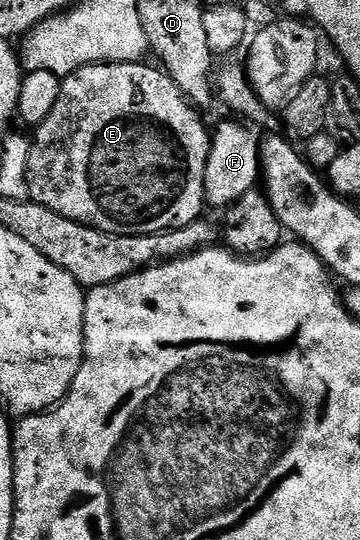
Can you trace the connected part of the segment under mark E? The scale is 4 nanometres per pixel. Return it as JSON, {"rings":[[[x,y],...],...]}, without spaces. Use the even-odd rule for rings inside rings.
{"rings":[[[147,62],[134,63],[91,63],[88,67],[80,67],[74,73],[63,76],[58,101],[54,101],[54,109],[35,128],[31,136],[28,163],[28,198],[38,205],[46,205],[46,209],[54,209],[54,213],[62,213],[62,217],[70,217],[70,221],[78,221],[87,227],[93,227],[115,235],[149,235],[159,231],[173,231],[179,227],[190,225],[205,214],[204,178],[208,154],[212,148],[210,127],[203,123],[201,112],[197,111],[183,93],[174,85],[174,81],[159,66],[147,67]]]}

